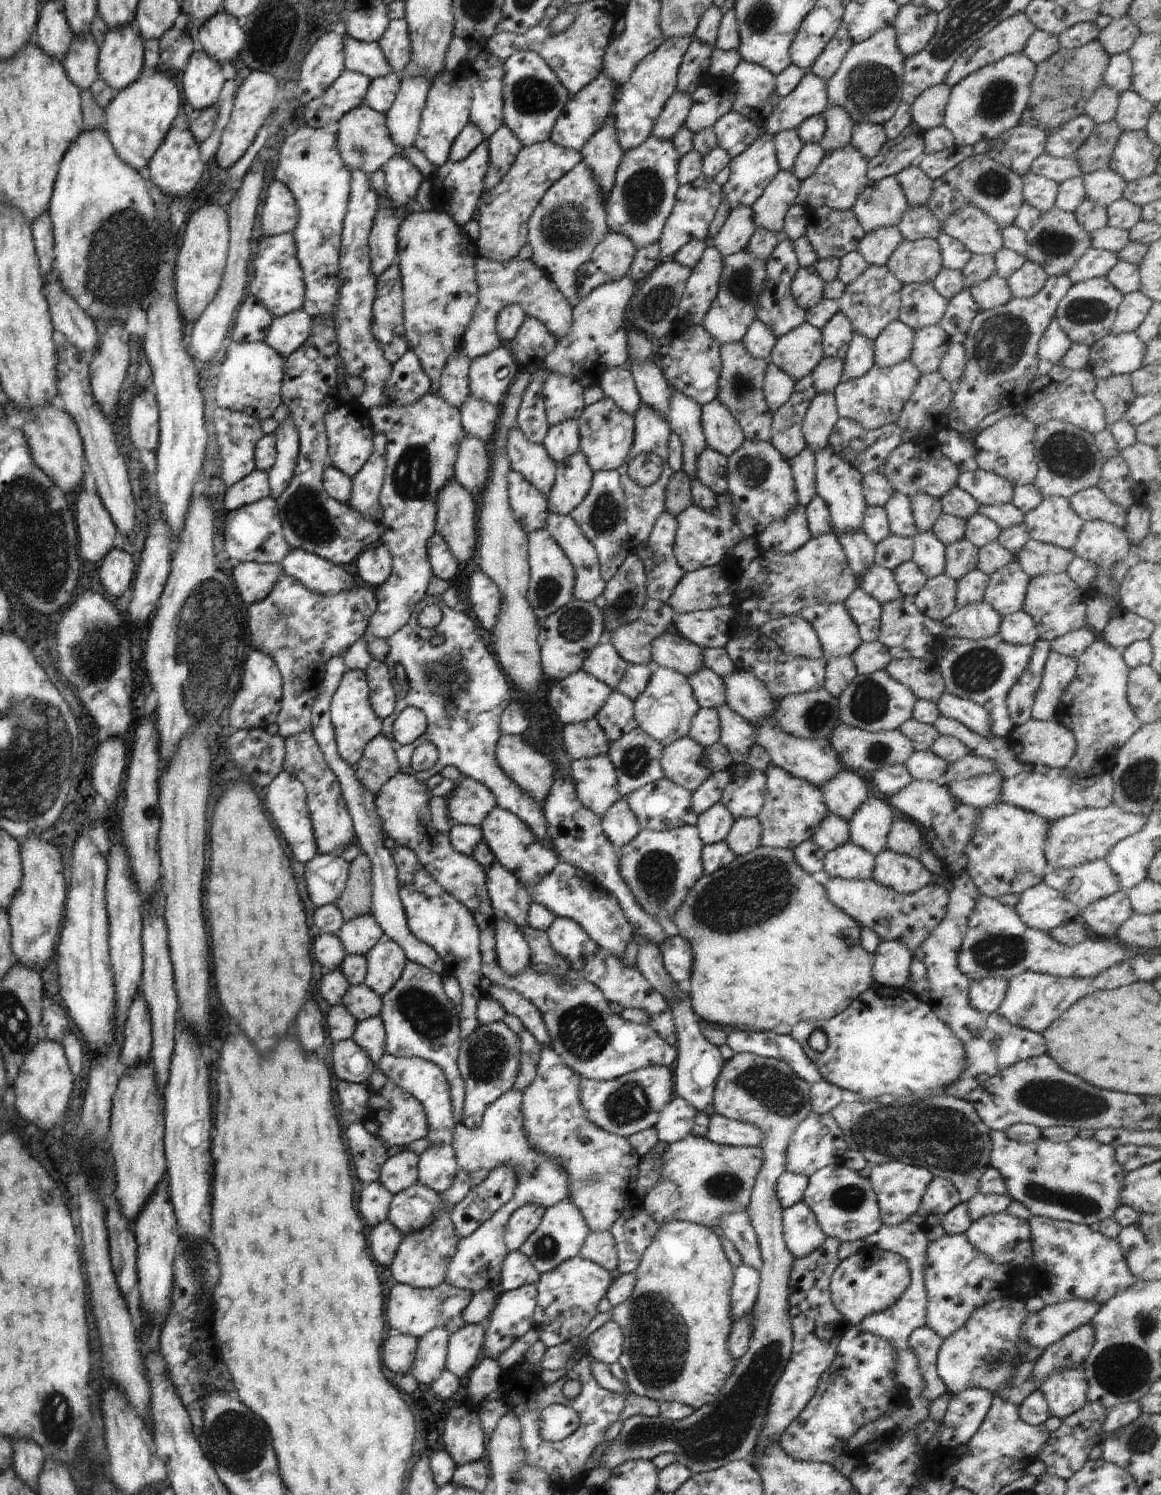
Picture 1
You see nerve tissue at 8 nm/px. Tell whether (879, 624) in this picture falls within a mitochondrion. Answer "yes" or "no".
no

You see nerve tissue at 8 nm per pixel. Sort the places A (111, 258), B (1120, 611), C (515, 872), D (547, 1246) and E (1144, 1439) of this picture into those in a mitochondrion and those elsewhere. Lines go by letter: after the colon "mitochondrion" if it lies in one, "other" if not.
A: mitochondrion
B: other
C: other
D: mitochondrion
E: mitochondrion

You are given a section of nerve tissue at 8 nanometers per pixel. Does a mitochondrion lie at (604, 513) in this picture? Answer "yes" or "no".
yes

